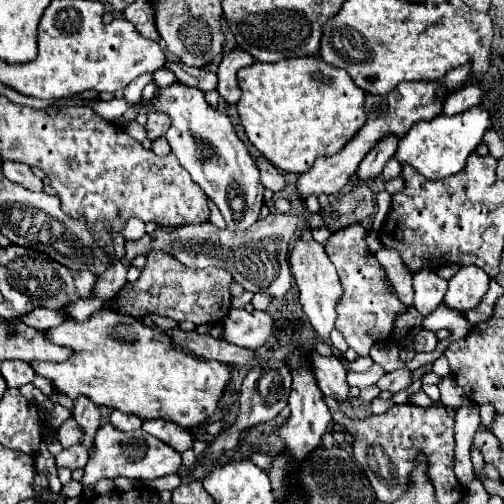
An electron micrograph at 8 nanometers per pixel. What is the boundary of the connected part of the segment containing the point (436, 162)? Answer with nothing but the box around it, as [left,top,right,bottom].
[395,107,491,179]

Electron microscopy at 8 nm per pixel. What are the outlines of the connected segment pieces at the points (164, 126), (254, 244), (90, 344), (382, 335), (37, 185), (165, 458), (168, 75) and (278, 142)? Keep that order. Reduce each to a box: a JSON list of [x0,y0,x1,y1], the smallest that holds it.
[[145,111,169,139],[153,213,329,297],[31,309,233,429],[325,223,407,355],[3,161,43,191],[83,423,181,485],[153,69,179,89],[237,57,367,173]]

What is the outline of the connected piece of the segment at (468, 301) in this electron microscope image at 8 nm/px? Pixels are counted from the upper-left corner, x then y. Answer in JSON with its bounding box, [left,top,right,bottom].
[443,265,491,313]

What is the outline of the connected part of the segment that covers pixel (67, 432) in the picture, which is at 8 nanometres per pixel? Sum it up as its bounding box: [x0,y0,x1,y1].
[57,417,81,447]

